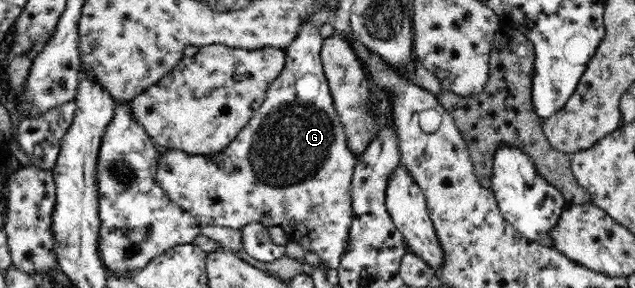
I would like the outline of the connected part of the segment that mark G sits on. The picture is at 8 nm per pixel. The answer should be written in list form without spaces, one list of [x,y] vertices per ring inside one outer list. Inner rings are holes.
[[[308,17],[301,24],[297,37],[285,48],[286,64],[282,68],[282,72],[278,78],[274,79],[274,82],[271,82],[263,103],[251,116],[251,119],[240,131],[240,134],[234,138],[234,141],[229,146],[226,146],[225,150],[214,155],[192,155],[182,150],[168,150],[159,160],[157,182],[164,192],[166,192],[166,196],[170,197],[170,201],[174,201],[176,206],[192,214],[201,226],[225,226],[226,228],[235,229],[241,229],[243,226],[251,223],[259,223],[266,227],[279,226],[284,229],[291,242],[298,243],[302,248],[314,252],[314,254],[318,255],[324,261],[324,265],[328,269],[337,269],[342,254],[345,253],[345,248],[349,245],[349,232],[354,214],[351,199],[351,183],[356,164],[358,164],[358,157],[348,147],[344,127],[334,108],[329,84],[325,77],[321,61],[322,43],[323,39],[319,33],[319,29],[312,23],[312,18]]]

